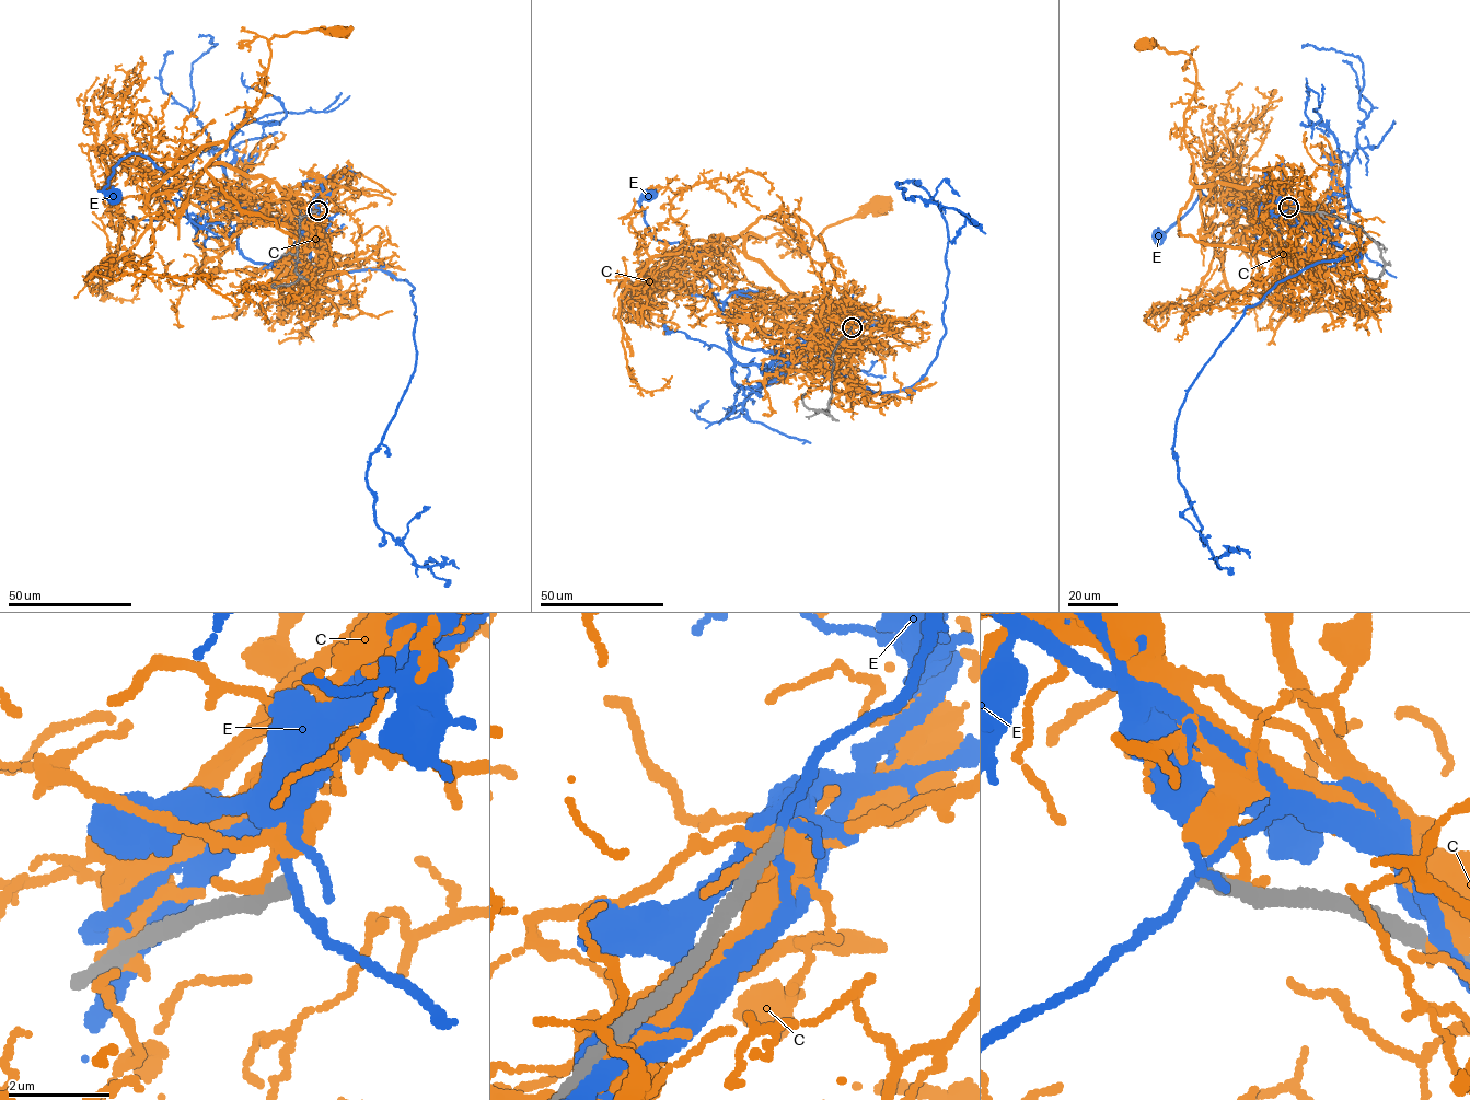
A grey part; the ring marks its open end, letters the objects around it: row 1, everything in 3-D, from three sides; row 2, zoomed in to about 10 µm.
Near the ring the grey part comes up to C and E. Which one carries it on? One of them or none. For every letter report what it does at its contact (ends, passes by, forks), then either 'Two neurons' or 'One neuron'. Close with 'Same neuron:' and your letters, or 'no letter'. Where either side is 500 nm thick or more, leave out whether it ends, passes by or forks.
C: It ends there. Two neurons
E: It forks there. Two neurons
Same neuron: no letter

